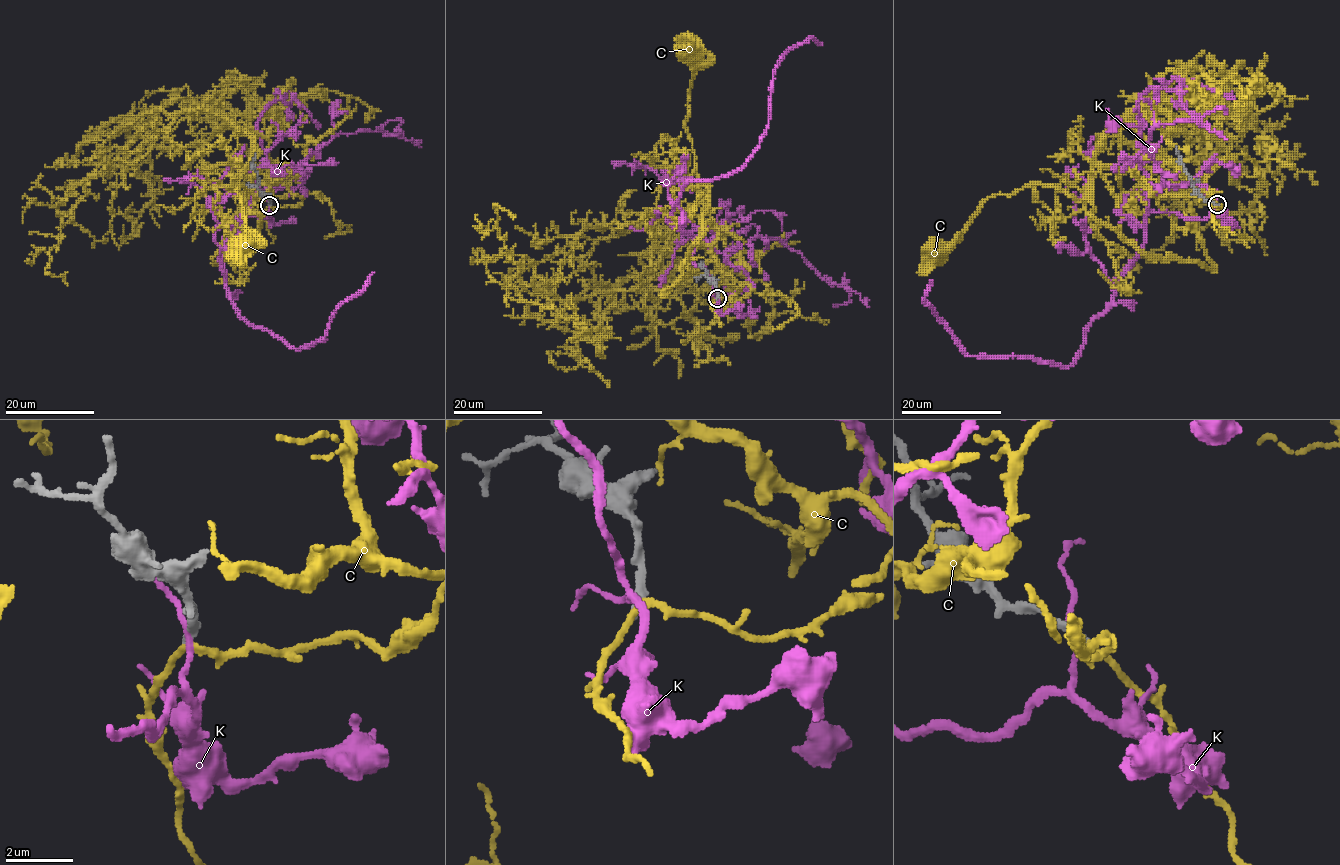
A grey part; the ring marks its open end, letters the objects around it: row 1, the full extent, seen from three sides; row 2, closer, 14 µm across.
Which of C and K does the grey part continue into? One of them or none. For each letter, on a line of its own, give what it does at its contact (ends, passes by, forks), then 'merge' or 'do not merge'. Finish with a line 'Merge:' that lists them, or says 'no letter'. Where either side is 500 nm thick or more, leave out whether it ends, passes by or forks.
C: it passes by; do not merge
K: it passes by; do not merge
Merge: no letter

